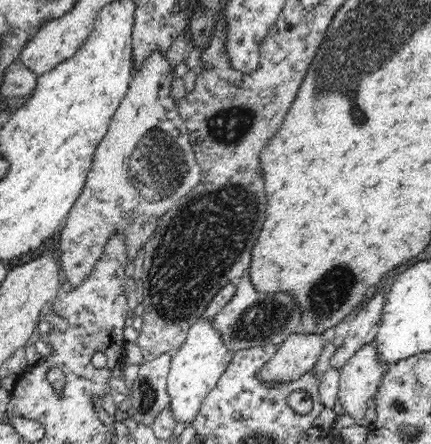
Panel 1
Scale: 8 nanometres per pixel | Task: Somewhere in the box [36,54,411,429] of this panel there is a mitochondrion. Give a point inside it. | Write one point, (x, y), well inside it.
(208, 238)

